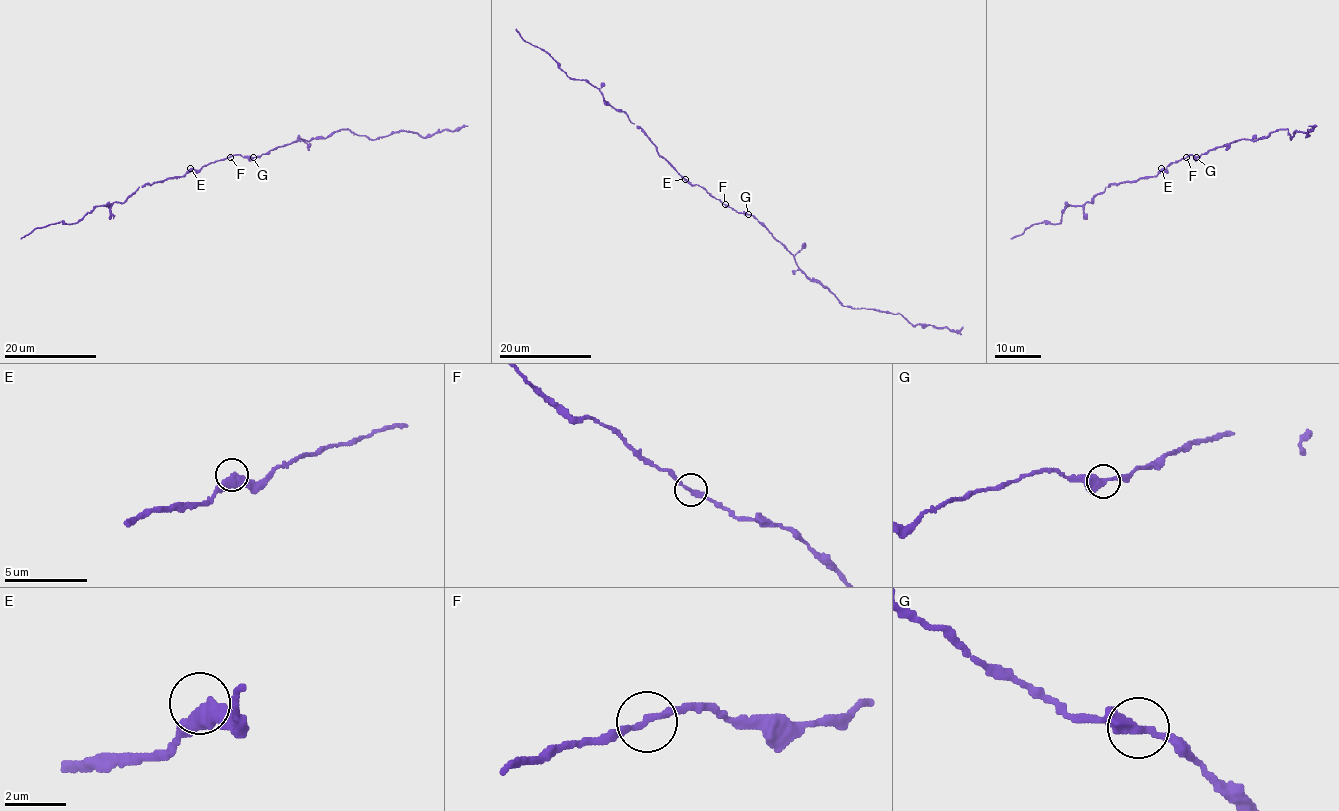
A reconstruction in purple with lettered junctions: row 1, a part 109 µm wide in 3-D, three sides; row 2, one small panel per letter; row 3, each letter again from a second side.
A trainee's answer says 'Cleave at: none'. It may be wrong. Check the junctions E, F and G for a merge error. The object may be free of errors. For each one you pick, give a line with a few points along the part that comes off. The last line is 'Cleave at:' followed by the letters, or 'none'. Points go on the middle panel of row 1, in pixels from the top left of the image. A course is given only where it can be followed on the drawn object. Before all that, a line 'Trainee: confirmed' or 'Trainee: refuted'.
Trainee: confirmed
Cleave at: none

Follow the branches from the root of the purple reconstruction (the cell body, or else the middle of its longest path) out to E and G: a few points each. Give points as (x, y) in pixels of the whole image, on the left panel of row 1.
E: (230, 155), (197, 170), (190, 168)
G: (230, 155), (253, 158)

